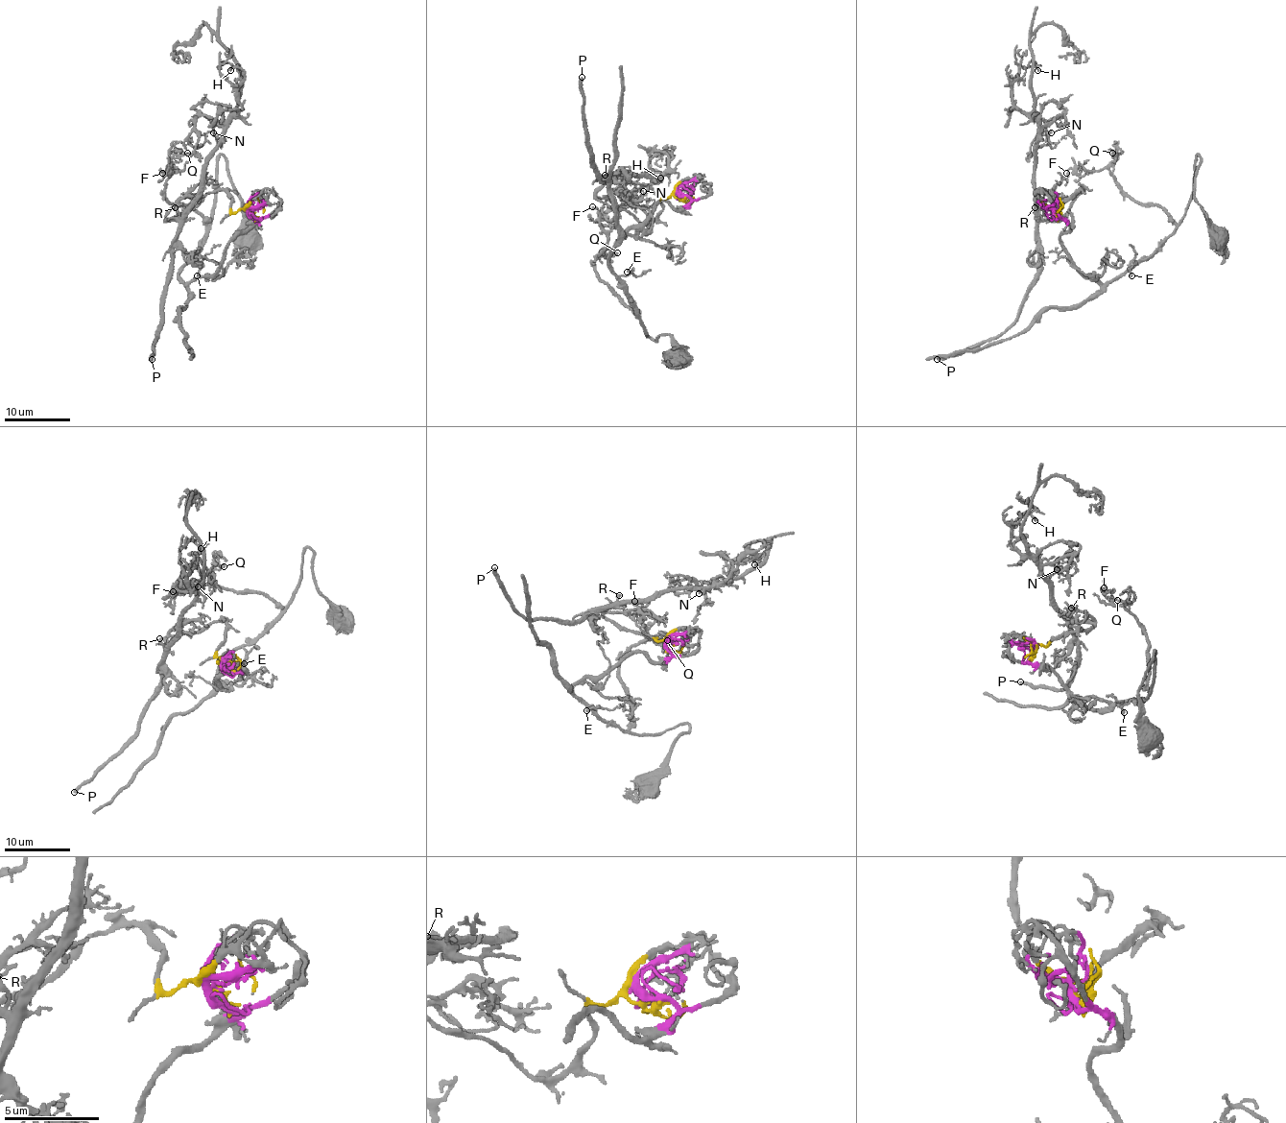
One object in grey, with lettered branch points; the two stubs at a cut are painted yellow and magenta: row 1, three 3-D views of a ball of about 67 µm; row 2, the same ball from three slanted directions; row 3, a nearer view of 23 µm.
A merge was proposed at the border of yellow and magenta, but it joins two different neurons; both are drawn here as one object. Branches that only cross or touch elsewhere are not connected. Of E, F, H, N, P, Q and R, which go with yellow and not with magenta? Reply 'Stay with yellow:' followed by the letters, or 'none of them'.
Stay with yellow: H, N, P, R

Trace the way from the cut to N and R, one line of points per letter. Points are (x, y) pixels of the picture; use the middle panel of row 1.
N: (678, 195), (644, 223), (596, 198), (628, 175), (653, 180), (619, 195), (642, 191)
R: (678, 195), (663, 198), (662, 211), (651, 223), (639, 223), (598, 200), (596, 190), (609, 177), (605, 175)

